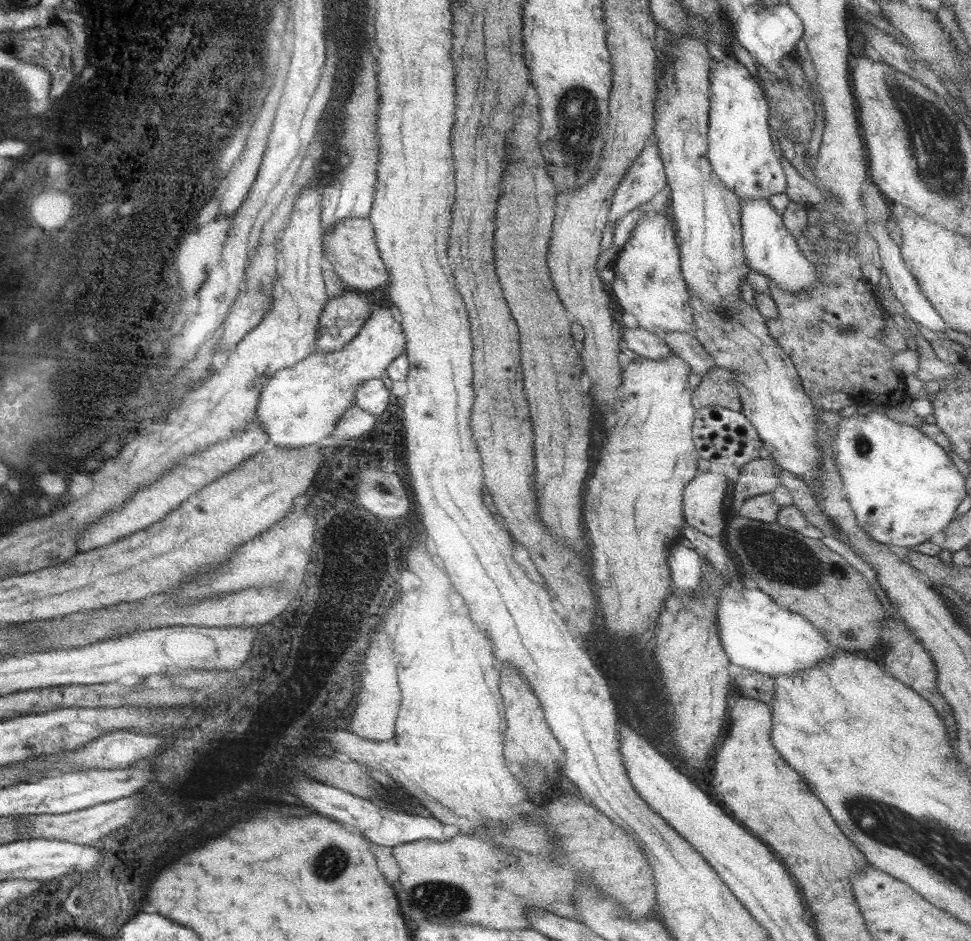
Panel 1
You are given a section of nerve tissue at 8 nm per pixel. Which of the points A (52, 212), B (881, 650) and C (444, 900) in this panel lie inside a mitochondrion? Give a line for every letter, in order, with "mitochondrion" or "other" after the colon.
A: mitochondrion
B: other
C: mitochondrion

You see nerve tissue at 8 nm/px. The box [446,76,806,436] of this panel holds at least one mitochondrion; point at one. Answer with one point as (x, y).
(576, 119)

